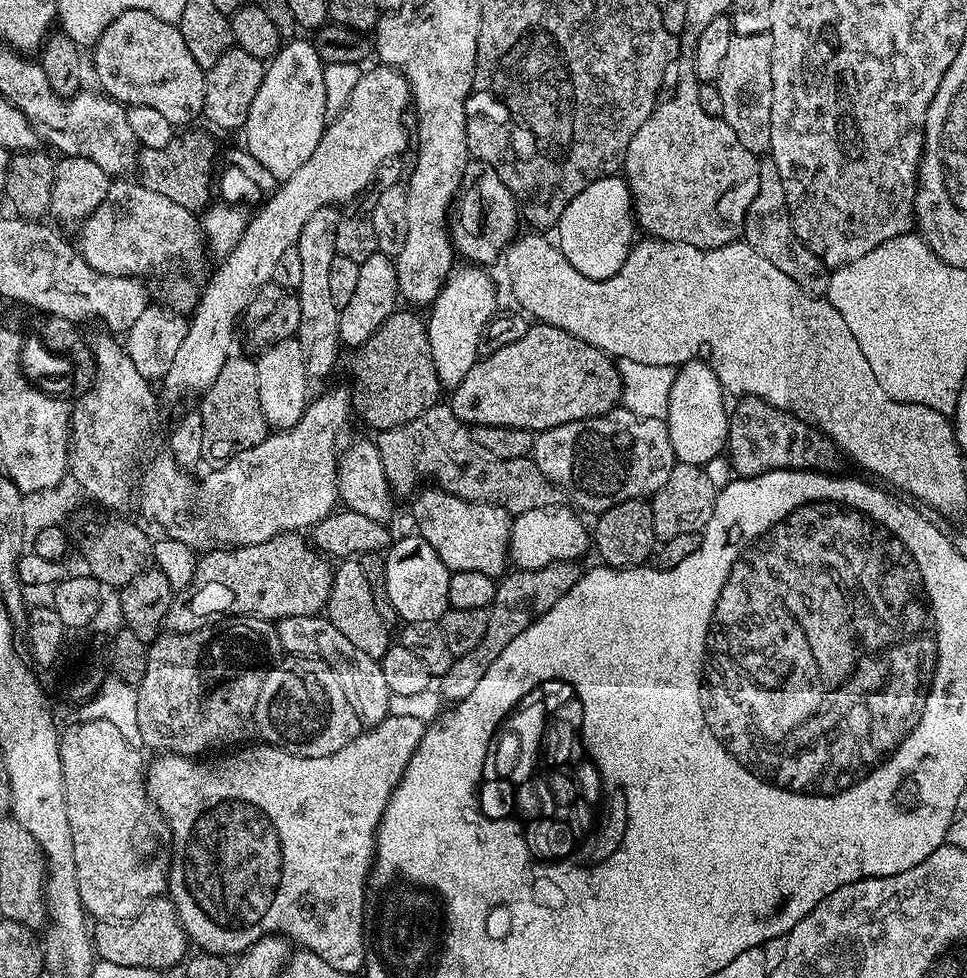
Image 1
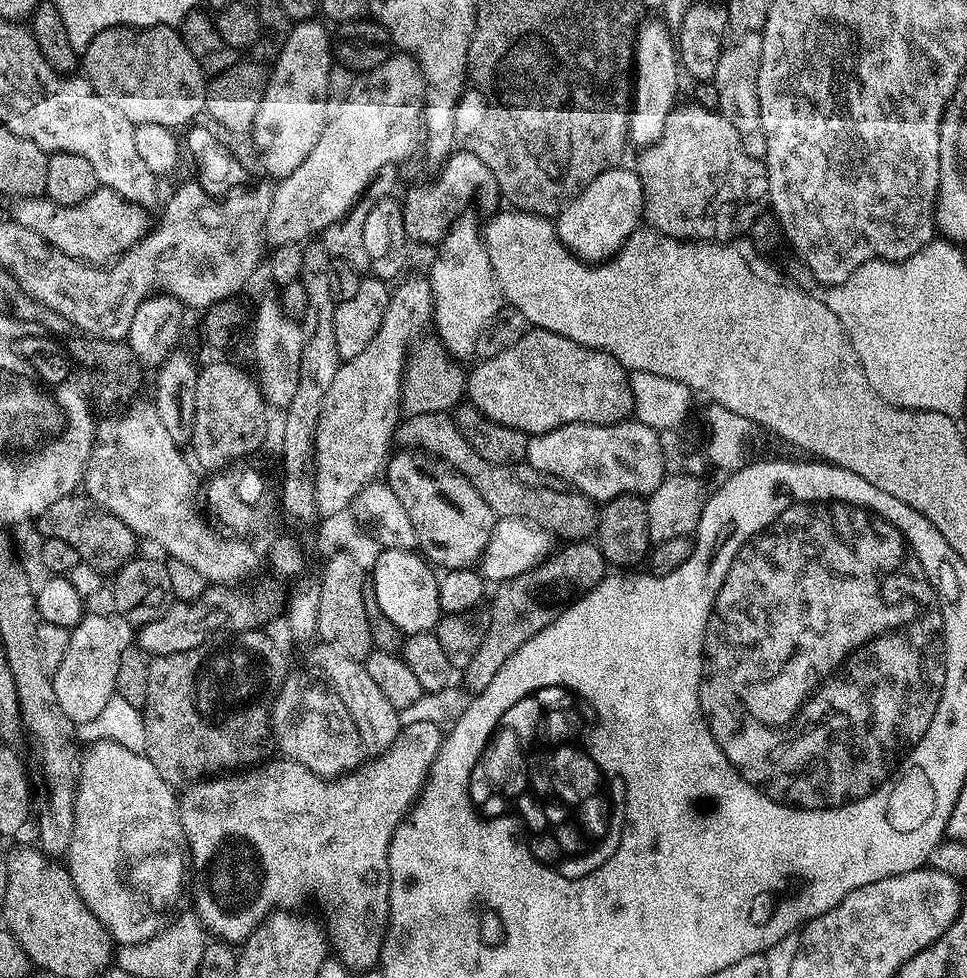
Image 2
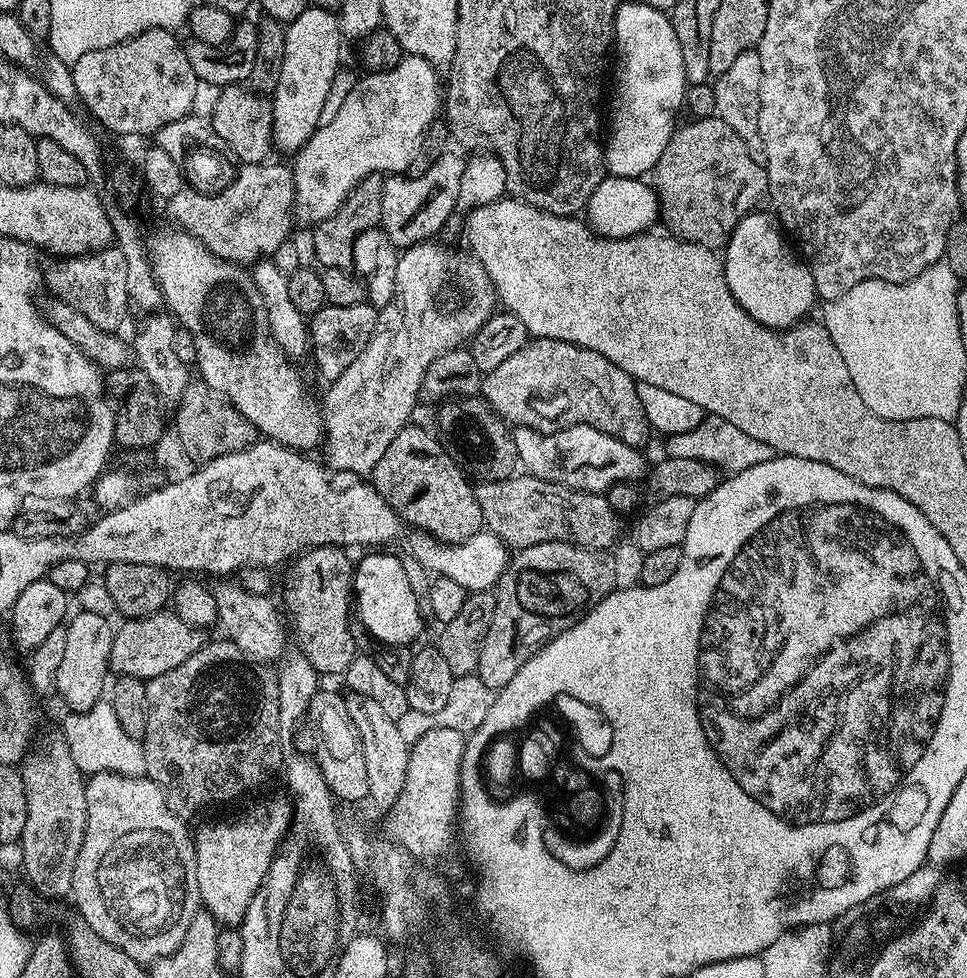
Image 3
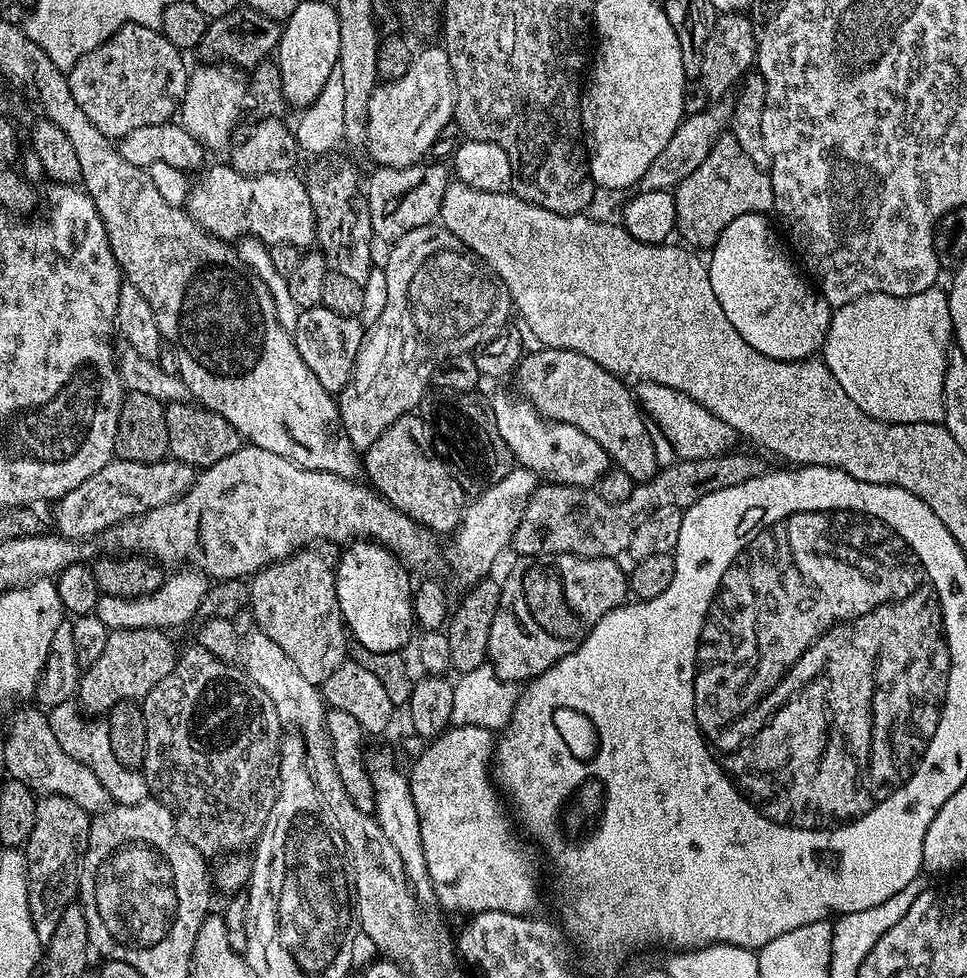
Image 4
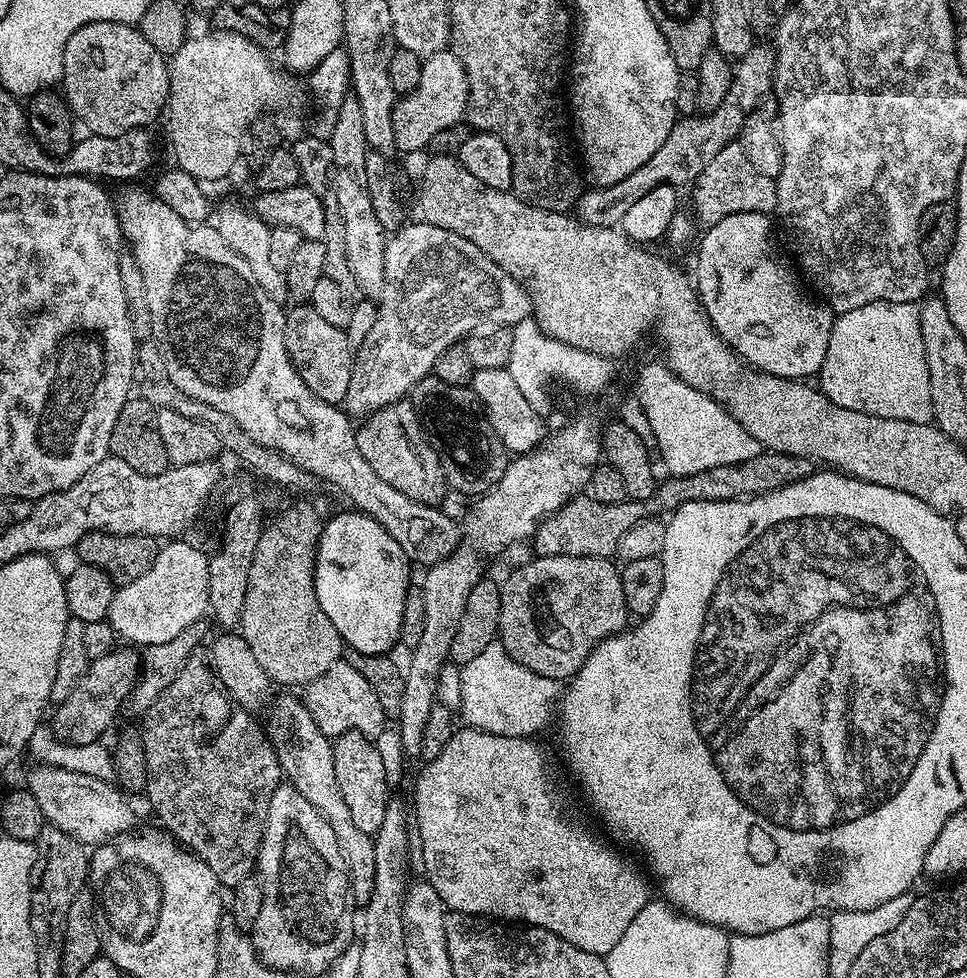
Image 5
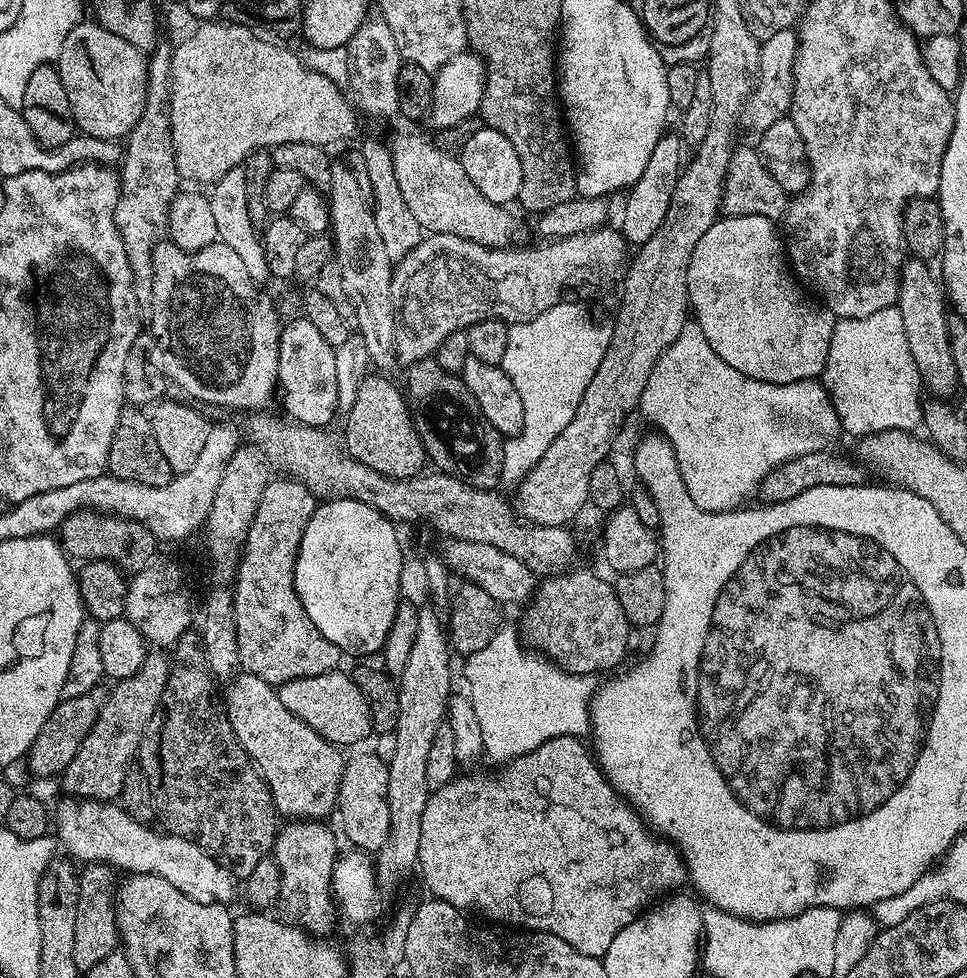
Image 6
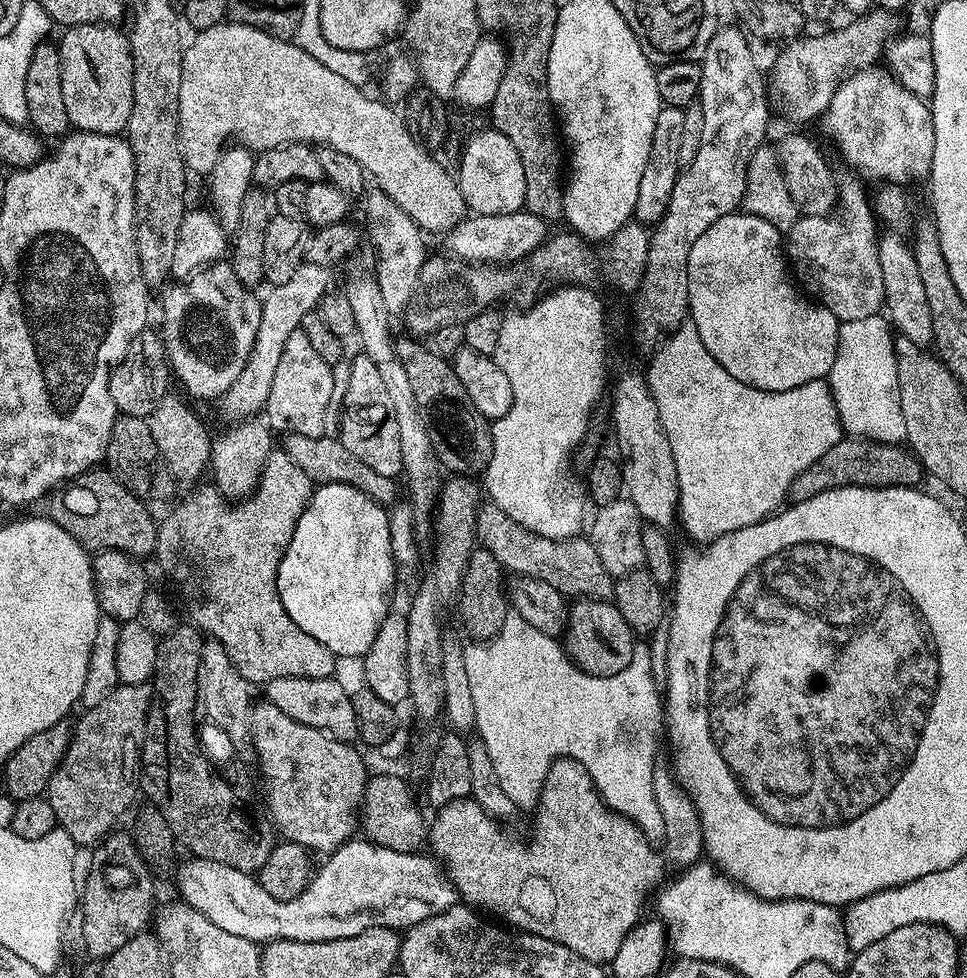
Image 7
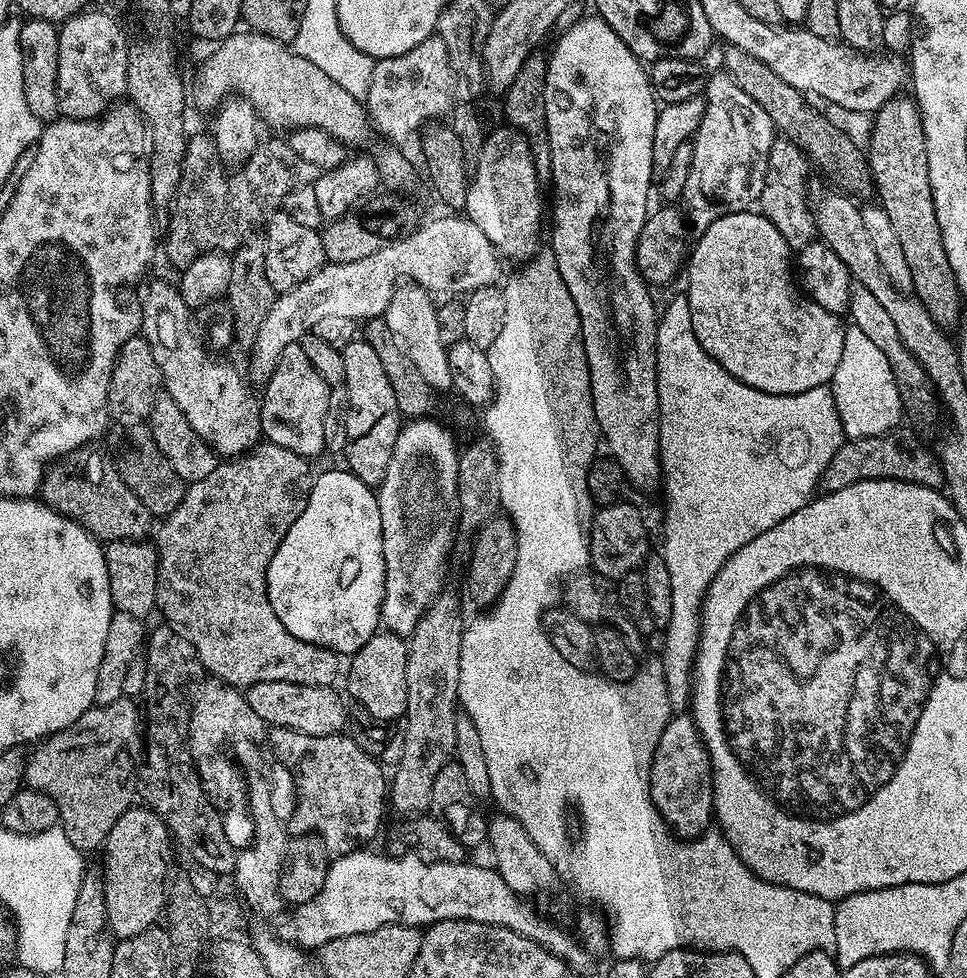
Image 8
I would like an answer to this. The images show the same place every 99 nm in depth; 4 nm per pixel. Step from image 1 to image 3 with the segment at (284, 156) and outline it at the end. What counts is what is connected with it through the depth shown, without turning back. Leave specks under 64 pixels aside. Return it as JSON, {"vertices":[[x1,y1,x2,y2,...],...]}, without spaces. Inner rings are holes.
{"vertices":[[310,6,298,18,294,18,286,28,286,58,282,58,282,75,278,78,278,86,270,93,272,101,272,142,289,154,300,151,316,129,320,127,322,106,326,106,326,94,330,94,330,82,334,82,334,74,341,71,340,44,342,33,340,21,335,11,327,8]]}

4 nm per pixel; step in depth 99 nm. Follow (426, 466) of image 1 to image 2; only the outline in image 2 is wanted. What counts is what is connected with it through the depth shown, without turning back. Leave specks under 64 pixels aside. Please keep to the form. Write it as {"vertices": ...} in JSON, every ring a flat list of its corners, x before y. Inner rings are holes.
{"vertices":[[431,412,401,419,394,437,395,443,409,449,427,452,443,460,448,467,468,480,482,494,486,506,497,517,512,516,526,520,537,528,544,528,553,537,564,542,584,542,595,533,598,508,593,501,574,488,569,488,558,478,534,470,525,462,522,464,491,464,486,462,458,434,455,419,448,412]]}

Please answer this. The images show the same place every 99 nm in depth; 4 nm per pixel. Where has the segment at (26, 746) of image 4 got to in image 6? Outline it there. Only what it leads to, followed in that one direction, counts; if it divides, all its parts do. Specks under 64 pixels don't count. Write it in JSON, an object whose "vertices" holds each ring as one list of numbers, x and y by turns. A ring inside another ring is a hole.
{"vertices":[[64,798,54,808,54,828,60,831,59,843,73,861,106,864,116,870,125,868,123,871,128,874,166,878,170,886,178,886,178,890,200,904,228,906,236,896,236,888,238,892,237,877,205,848,181,836,155,832,155,827,130,818,119,803]]}

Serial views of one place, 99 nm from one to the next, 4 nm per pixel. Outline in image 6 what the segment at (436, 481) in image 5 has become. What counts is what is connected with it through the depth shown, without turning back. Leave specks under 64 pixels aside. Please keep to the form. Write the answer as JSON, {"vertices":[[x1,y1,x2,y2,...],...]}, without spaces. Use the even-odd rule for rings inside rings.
{"vertices":[[369,374,358,386,358,398,354,398,354,406,346,414,348,421,342,440,346,451,358,462,370,466,370,470,378,470,378,474,390,478,411,480,425,471,424,443,416,433,405,393,401,389,399,392,384,376,387,375]]}

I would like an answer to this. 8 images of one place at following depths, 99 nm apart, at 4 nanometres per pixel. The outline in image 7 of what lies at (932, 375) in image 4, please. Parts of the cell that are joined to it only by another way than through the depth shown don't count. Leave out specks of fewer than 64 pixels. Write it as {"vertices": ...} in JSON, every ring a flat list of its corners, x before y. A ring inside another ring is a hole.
{"vertices":[[883,315,841,323,834,366,826,379,832,389,841,429,849,437,883,444,905,443,906,423,899,402,894,332]]}

